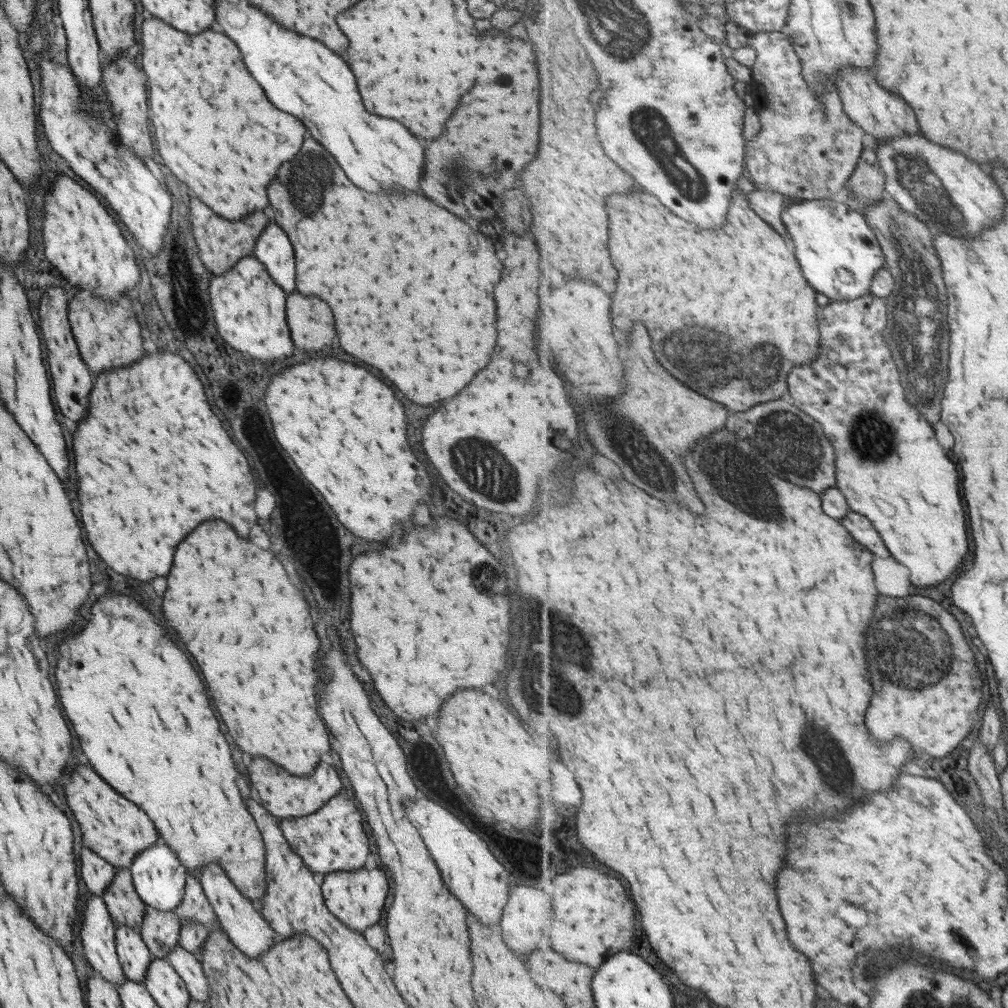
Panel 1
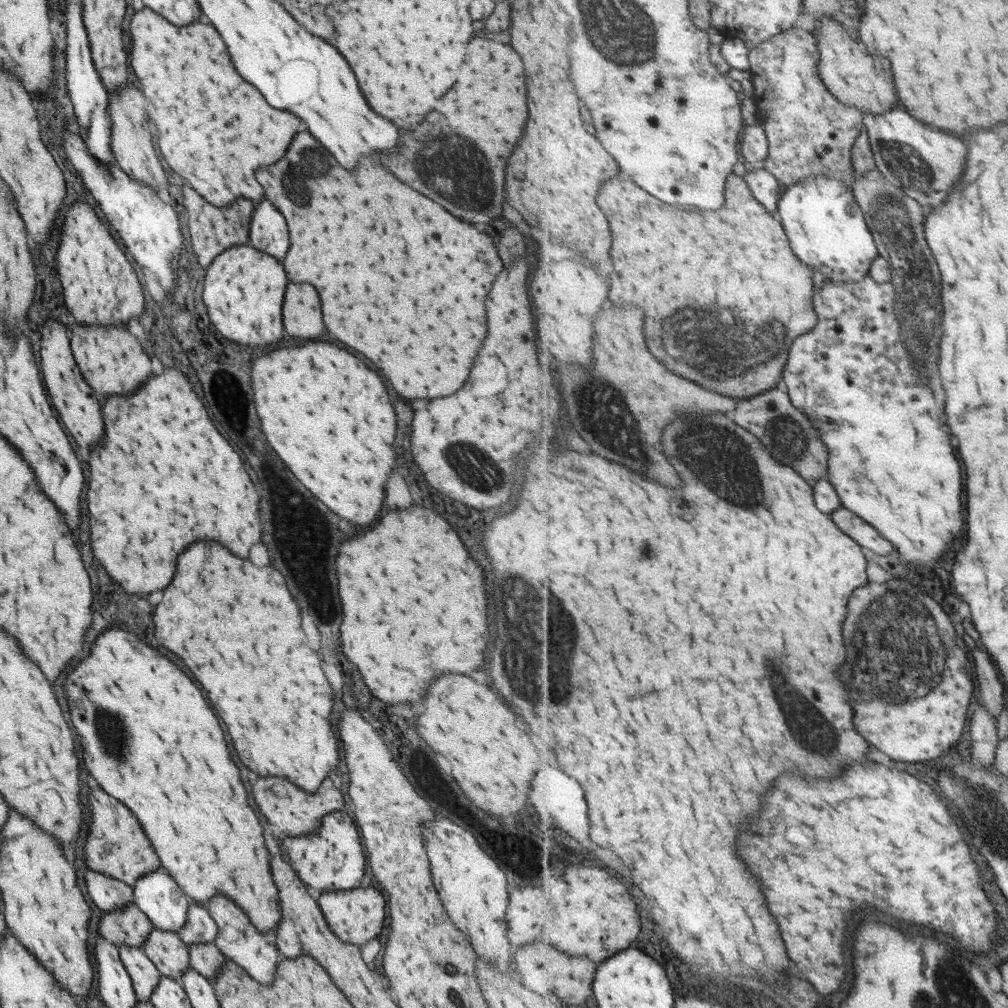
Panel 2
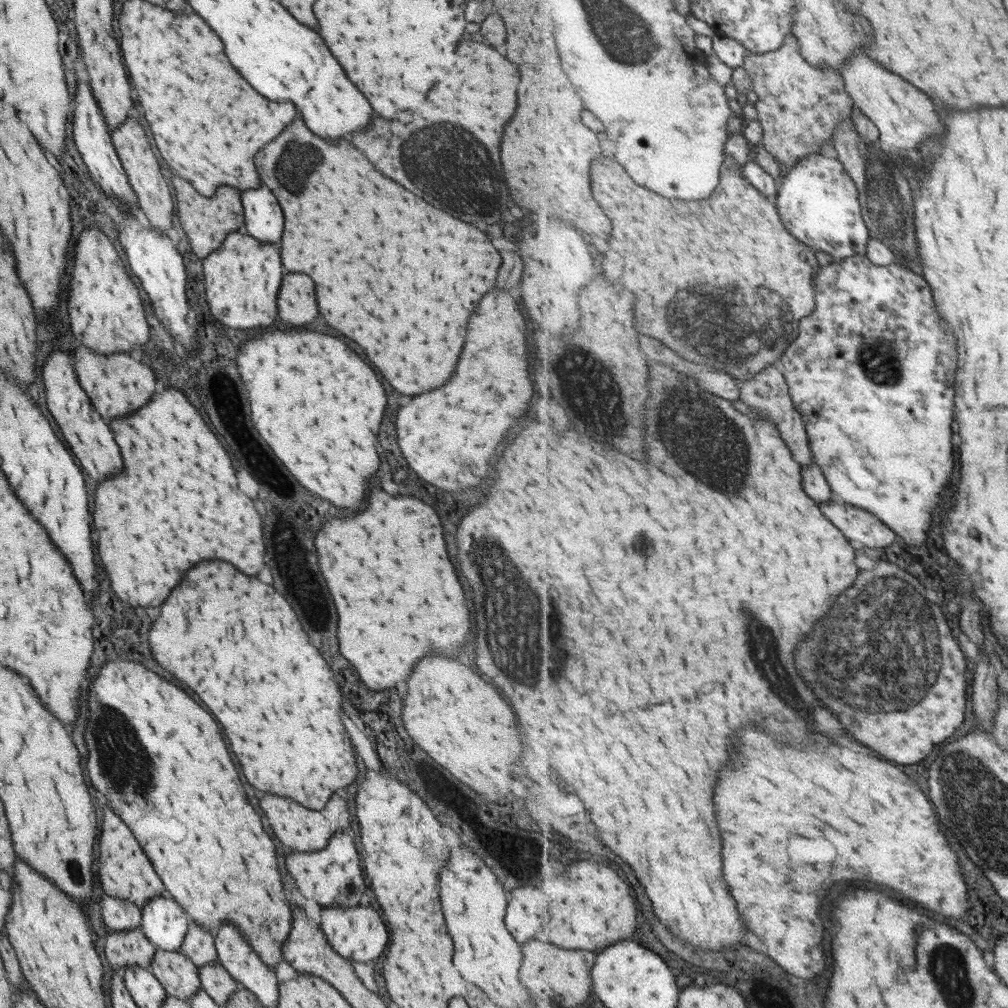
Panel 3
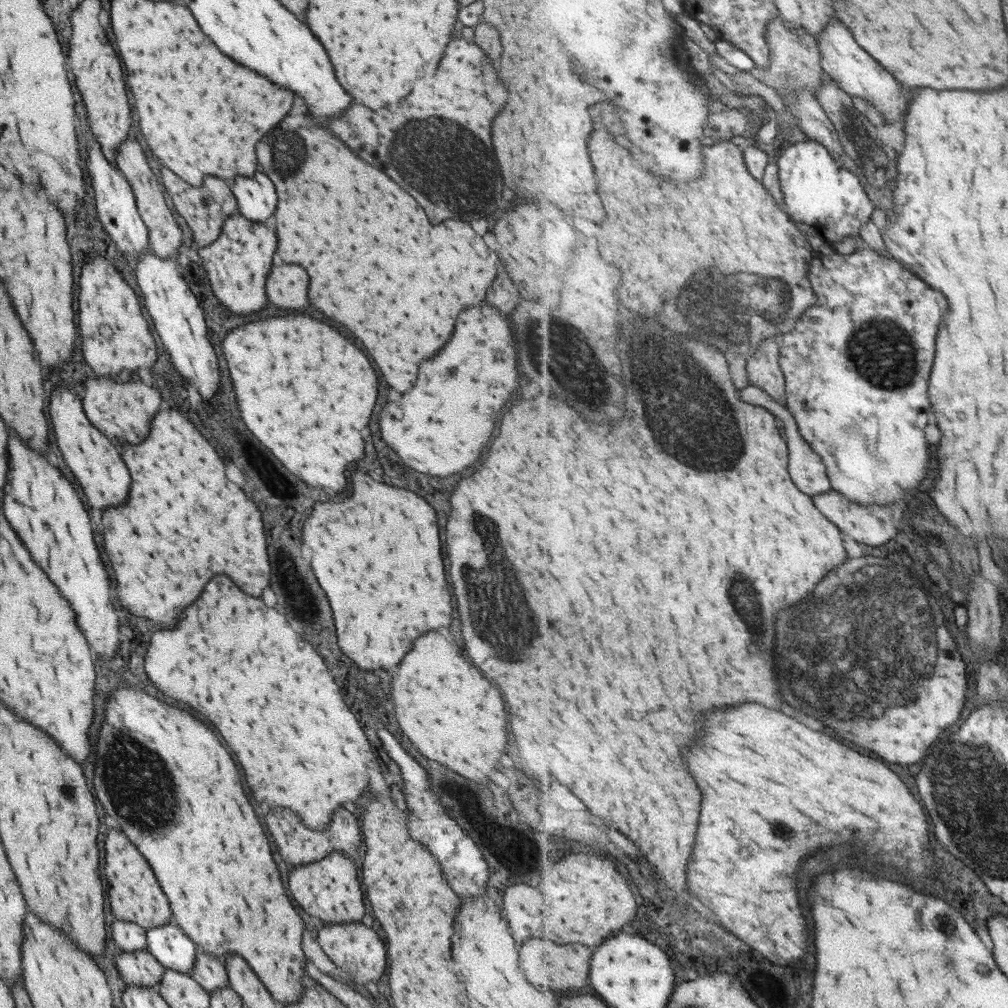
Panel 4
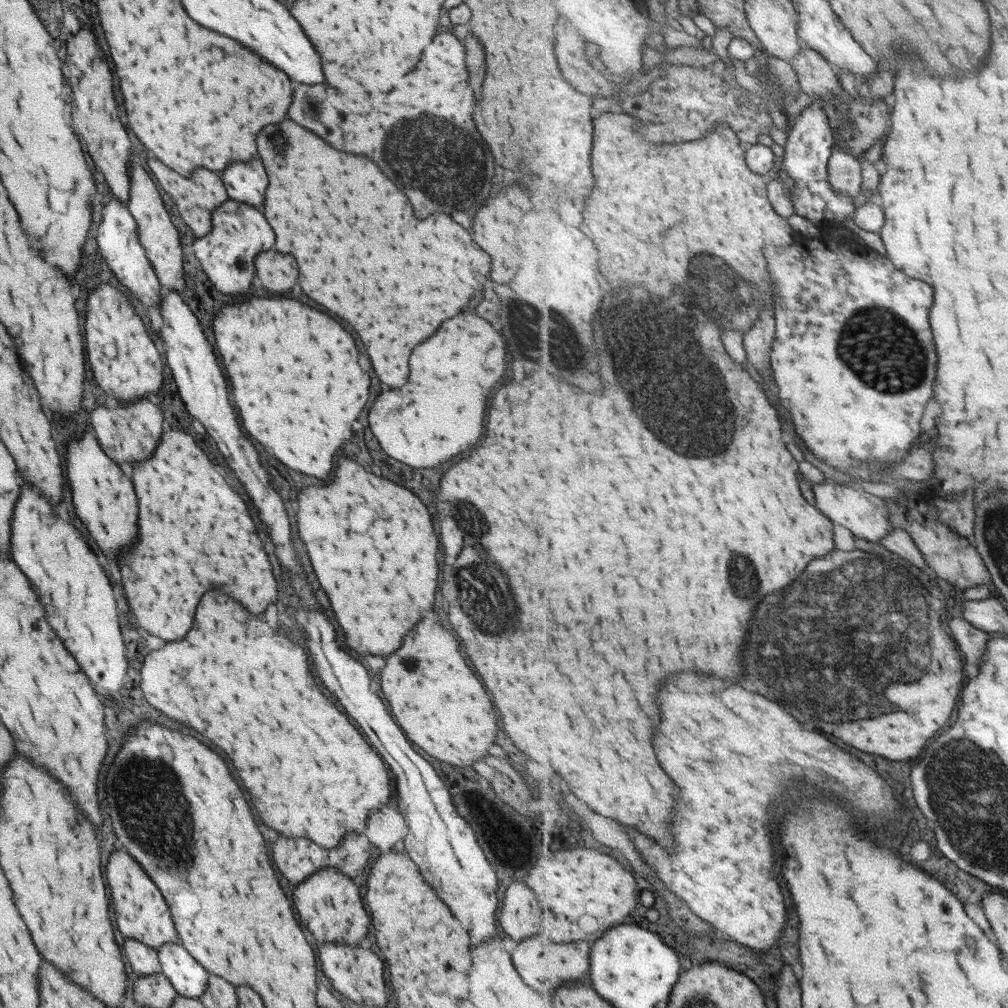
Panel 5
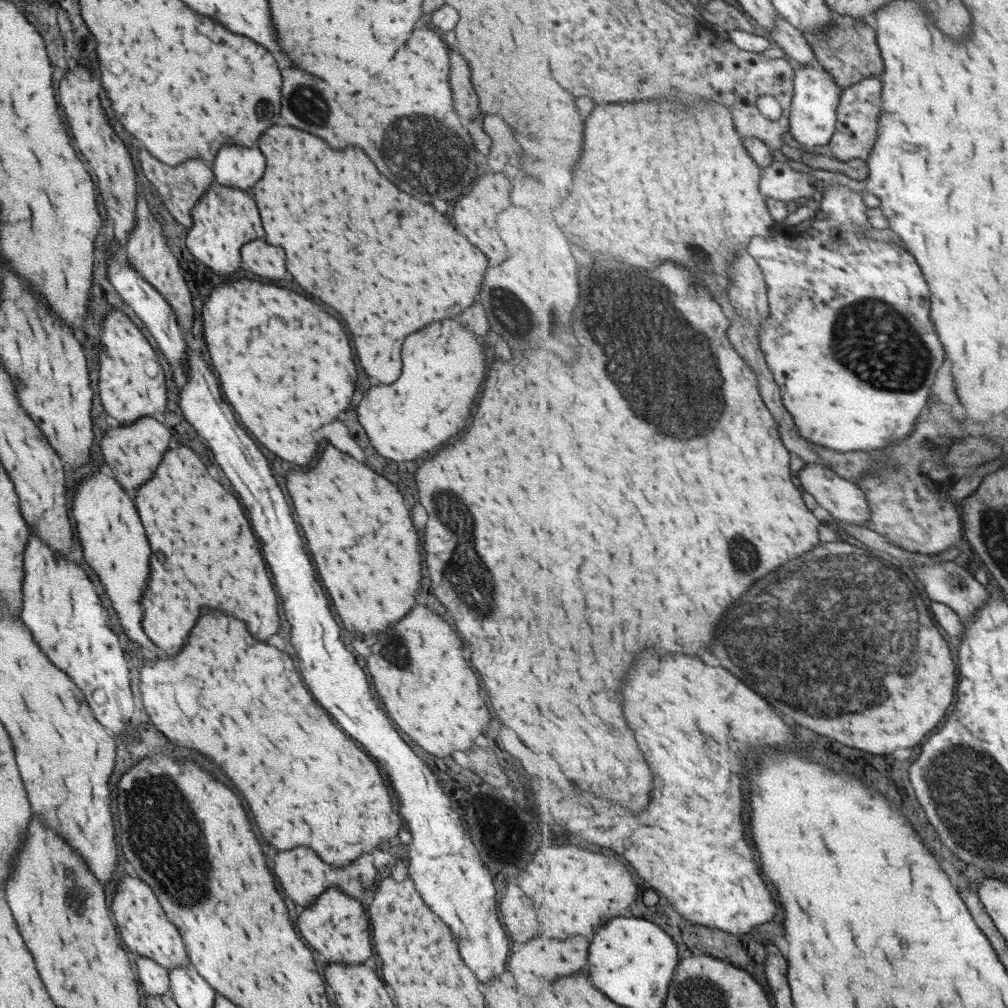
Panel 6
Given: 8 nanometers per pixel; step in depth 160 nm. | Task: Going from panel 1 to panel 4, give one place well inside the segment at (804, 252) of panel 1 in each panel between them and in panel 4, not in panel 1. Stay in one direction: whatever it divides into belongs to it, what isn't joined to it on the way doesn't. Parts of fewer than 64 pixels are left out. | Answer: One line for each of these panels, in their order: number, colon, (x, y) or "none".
2: (826, 225)
3: (818, 200)
4: (824, 198)

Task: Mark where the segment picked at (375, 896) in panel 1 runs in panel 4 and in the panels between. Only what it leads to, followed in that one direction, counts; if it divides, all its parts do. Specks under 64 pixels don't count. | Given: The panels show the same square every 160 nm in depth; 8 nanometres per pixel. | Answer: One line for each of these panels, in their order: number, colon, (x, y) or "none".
2: (355, 916)
3: (354, 932)
4: (356, 949)

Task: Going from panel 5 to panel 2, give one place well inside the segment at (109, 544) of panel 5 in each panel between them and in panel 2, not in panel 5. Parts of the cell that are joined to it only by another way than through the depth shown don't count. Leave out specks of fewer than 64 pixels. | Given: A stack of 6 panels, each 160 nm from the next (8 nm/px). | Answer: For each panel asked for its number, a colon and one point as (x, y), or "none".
2: (73, 399)
3: (82, 431)
4: (94, 463)

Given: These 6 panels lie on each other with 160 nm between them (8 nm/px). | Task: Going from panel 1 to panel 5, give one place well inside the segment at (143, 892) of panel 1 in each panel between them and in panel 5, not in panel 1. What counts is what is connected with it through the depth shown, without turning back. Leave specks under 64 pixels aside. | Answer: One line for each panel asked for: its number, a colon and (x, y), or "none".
2: (155, 894)
3: (164, 923)
4: (167, 944)
5: (188, 978)

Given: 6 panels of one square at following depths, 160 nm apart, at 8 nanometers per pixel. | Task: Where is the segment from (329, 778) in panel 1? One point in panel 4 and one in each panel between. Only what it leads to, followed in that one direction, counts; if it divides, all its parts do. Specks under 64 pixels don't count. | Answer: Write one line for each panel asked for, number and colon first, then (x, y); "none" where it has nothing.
2: (294, 812)
3: (299, 829)
4: (297, 845)

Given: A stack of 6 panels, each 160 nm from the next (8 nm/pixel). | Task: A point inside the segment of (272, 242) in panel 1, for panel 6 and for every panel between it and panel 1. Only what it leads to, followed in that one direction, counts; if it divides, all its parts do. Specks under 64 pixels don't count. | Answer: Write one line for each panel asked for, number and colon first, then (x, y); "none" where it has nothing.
2: (266, 233)
3: (262, 220)
4: (255, 199)
5: (244, 182)
6: (234, 166)

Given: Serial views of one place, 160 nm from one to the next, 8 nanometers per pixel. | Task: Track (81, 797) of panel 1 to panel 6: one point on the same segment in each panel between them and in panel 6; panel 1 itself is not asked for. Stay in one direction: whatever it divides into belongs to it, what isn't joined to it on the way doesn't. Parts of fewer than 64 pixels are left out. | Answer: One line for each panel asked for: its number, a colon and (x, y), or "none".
2: (115, 846)
3: (124, 871)
4: (133, 893)
5: (140, 912)
6: (144, 928)

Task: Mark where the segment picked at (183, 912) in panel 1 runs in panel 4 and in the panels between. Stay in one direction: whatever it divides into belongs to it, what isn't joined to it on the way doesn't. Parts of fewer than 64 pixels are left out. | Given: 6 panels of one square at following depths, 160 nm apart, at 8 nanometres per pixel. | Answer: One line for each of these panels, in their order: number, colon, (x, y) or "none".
2: (198, 927)
3: (198, 945)
4: (209, 972)

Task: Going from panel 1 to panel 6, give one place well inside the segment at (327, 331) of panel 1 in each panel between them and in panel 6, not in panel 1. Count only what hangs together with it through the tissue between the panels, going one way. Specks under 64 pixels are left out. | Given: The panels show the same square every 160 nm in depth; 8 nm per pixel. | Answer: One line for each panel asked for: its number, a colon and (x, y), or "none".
2: (301, 316)
3: (295, 302)
4: (285, 286)
5: (277, 272)
6: (266, 261)

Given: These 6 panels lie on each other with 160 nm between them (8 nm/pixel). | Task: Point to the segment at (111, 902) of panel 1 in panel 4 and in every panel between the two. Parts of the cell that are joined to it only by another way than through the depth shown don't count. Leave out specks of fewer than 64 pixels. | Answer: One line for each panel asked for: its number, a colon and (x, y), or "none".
2: (128, 925)
3: (128, 946)
4: (138, 967)

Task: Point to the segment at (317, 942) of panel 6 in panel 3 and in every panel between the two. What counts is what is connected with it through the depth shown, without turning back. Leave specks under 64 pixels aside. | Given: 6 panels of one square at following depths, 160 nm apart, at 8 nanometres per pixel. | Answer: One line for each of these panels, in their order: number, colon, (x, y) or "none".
3: (330, 876)
4: (329, 889)
5: (328, 903)

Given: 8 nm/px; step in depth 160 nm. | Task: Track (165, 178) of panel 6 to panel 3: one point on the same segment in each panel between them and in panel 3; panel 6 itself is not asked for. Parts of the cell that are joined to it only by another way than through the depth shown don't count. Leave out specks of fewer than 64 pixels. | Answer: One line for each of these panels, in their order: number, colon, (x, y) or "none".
3: (205, 222)
4: (204, 208)
5: (196, 196)

